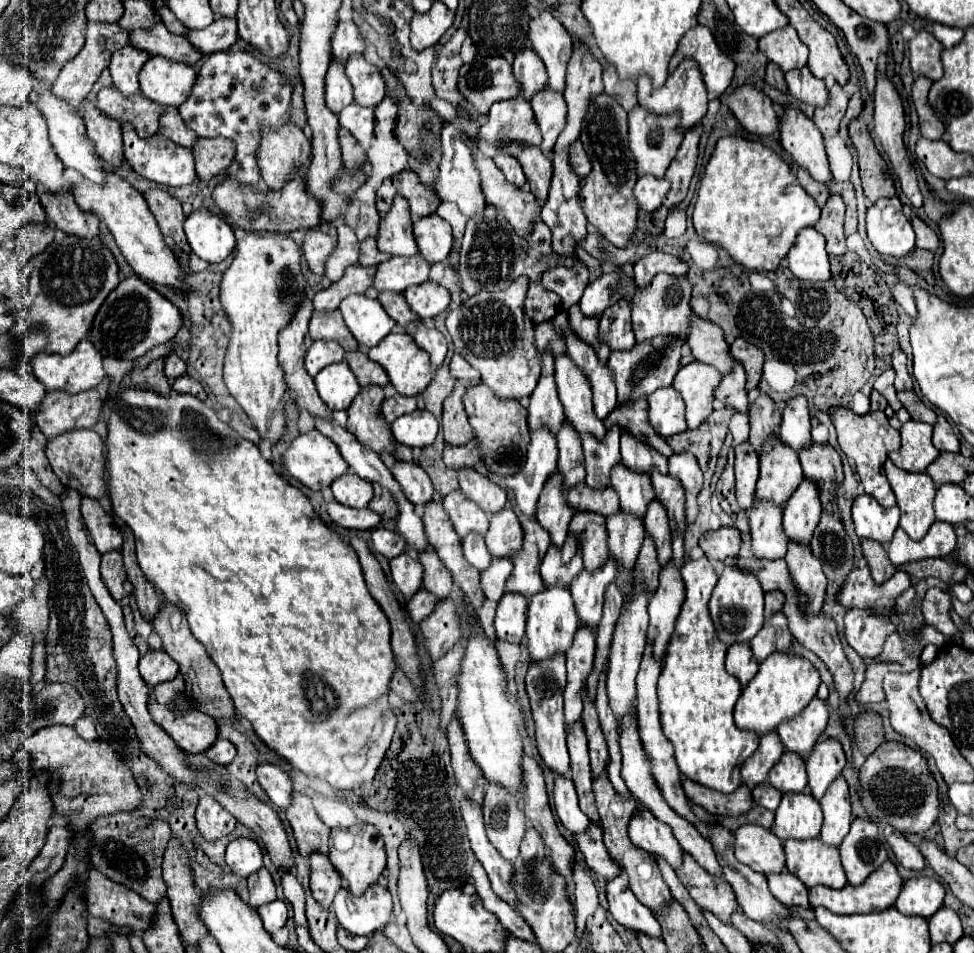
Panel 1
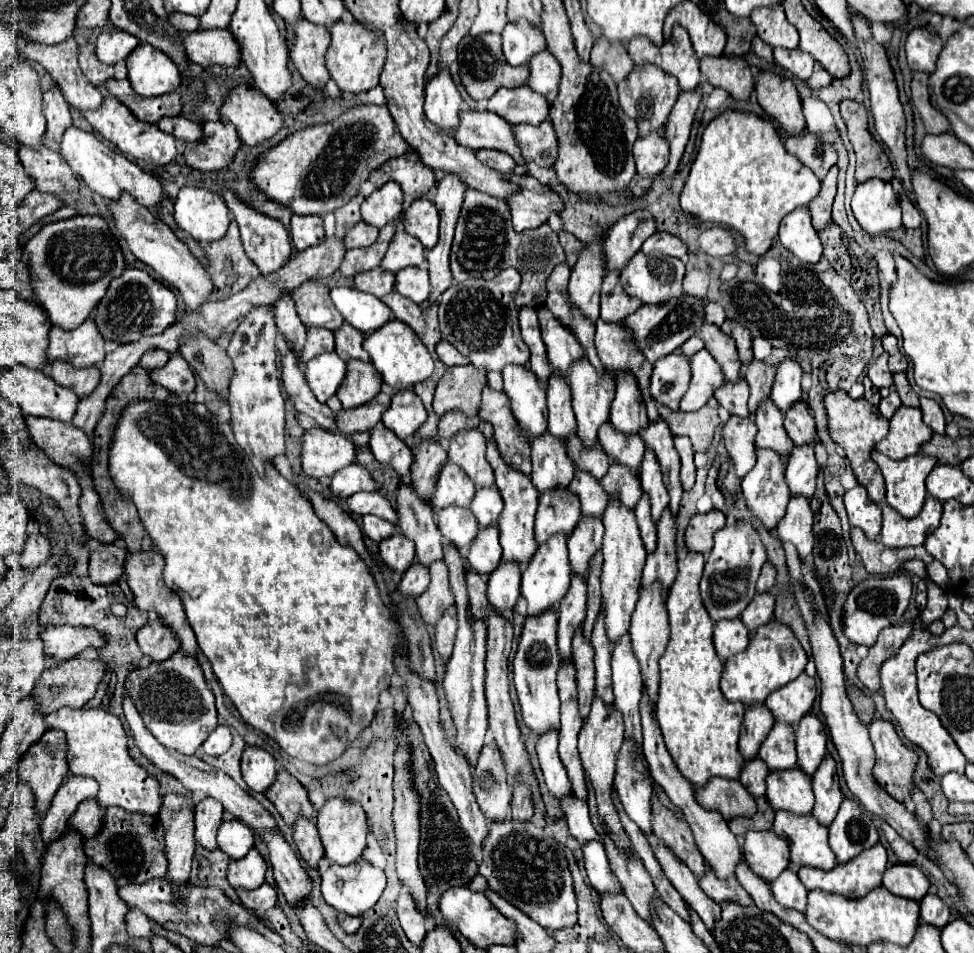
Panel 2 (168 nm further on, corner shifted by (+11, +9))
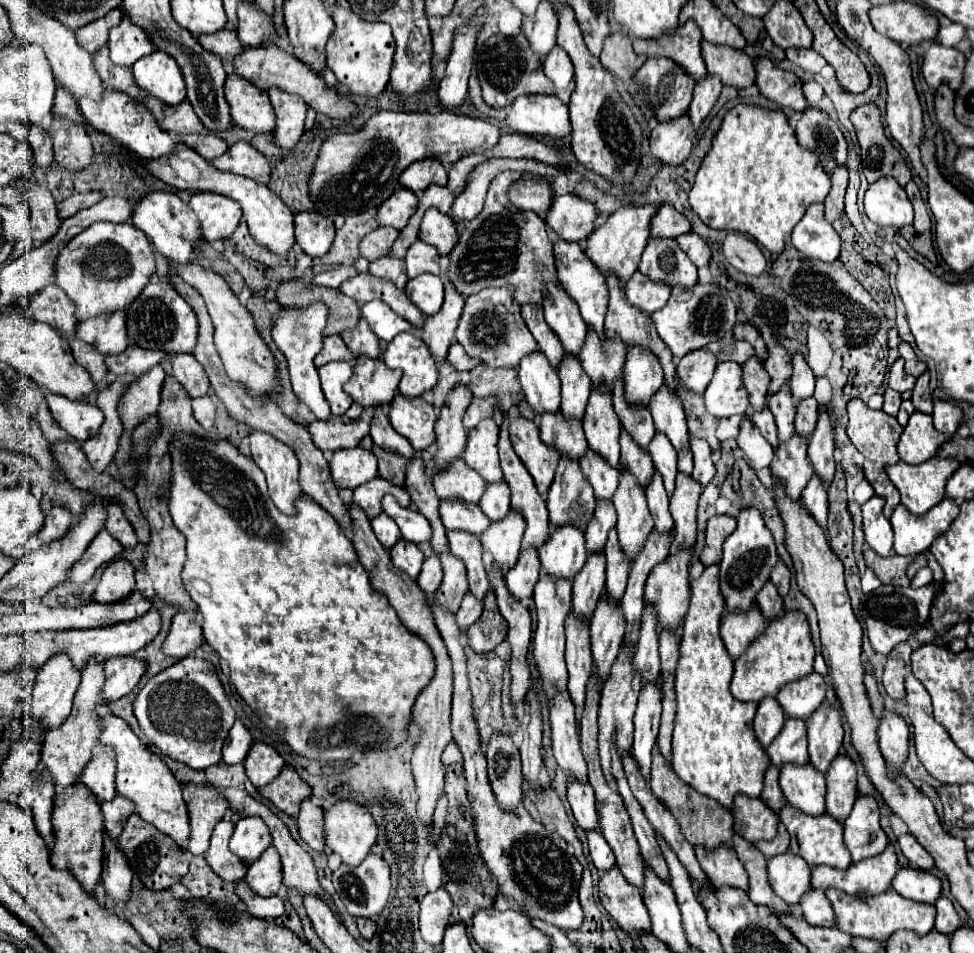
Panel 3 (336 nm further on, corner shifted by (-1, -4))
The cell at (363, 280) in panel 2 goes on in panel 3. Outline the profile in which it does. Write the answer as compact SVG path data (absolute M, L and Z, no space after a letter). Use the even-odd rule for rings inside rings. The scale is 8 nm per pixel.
M380 257L370 263L370 275L378 279L388 279L396 283L404 273L404 261L392 261L390 257Z

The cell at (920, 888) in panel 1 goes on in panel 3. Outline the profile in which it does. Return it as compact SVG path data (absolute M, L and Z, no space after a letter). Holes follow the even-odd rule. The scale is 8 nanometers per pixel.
M900 869L892 881L892 887L906 899L918 903L934 903L940 897L940 879L920 869Z

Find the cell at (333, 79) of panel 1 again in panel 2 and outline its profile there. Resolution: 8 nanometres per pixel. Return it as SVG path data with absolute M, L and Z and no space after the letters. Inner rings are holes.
M300 18L292 24L292 32L294 42L290 48L290 60L308 84L312 84L314 88L322 88L330 78L324 60L324 54L330 46L328 28L320 28L318 24Z

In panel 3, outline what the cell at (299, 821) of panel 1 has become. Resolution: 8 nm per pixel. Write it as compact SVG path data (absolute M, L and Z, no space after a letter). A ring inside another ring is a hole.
M284 767L282 775L276 781L272 781L272 785L260 789L260 795L270 799L282 813L298 817L300 803L312 797L312 789L298 777L298 773L292 767Z

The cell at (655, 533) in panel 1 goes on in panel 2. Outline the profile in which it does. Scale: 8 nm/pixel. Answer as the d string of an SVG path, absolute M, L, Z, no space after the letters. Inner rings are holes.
M644 452L644 464L640 464L640 480L642 480L642 490L652 500L652 518L654 522L658 522L662 510L670 502L670 496L662 484L660 464L656 464L656 456L652 456L652 452Z

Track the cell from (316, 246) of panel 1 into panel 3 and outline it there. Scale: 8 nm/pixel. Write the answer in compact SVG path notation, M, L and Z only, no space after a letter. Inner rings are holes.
M302 211L294 217L296 243L310 257L324 257L330 251L336 229L330 217L316 211Z

